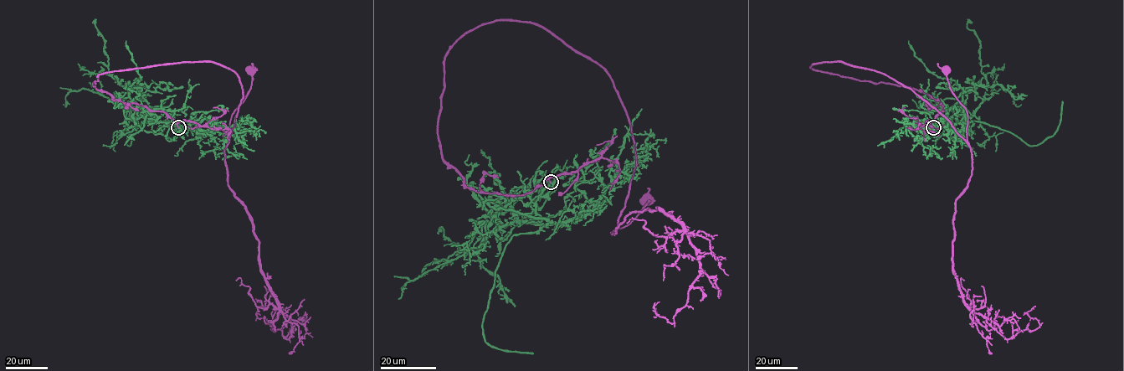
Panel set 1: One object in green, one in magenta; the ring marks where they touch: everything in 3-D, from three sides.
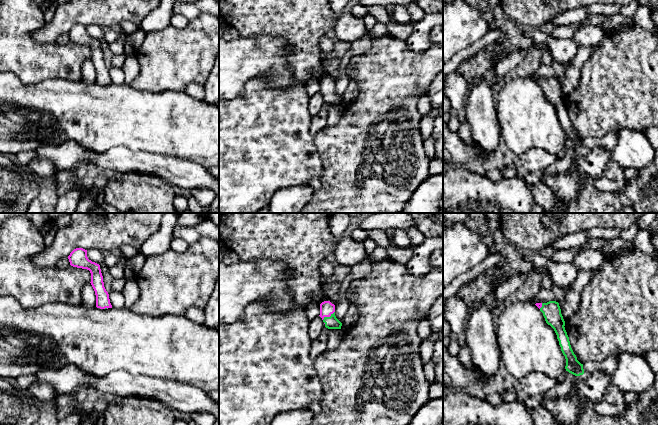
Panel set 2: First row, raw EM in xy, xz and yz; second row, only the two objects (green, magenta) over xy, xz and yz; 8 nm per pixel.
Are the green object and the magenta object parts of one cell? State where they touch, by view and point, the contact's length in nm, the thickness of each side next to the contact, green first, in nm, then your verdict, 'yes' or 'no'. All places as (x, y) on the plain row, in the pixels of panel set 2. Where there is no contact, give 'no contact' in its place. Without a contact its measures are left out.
meets green in xz at (328, 93); contact 120 nm long; 100 nm thick on the green side, 110 nm on the other; no

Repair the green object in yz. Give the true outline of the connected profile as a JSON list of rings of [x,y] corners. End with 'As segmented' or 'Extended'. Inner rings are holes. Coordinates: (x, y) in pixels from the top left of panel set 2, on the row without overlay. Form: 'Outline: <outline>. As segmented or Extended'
Outline: [[[556,77],[542,79],[540,87],[543,89],[546,99],[554,105],[557,111],[561,127],[566,135],[566,147],[575,152],[583,151],[583,140],[577,136],[577,133],[571,124],[569,113],[564,103],[565,97],[561,90],[559,79]]]. As segmented

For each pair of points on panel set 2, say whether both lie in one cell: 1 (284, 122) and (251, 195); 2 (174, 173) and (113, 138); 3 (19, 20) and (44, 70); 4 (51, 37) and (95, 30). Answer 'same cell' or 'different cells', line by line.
1: same cell
2: different cells
3: same cell
4: different cells

